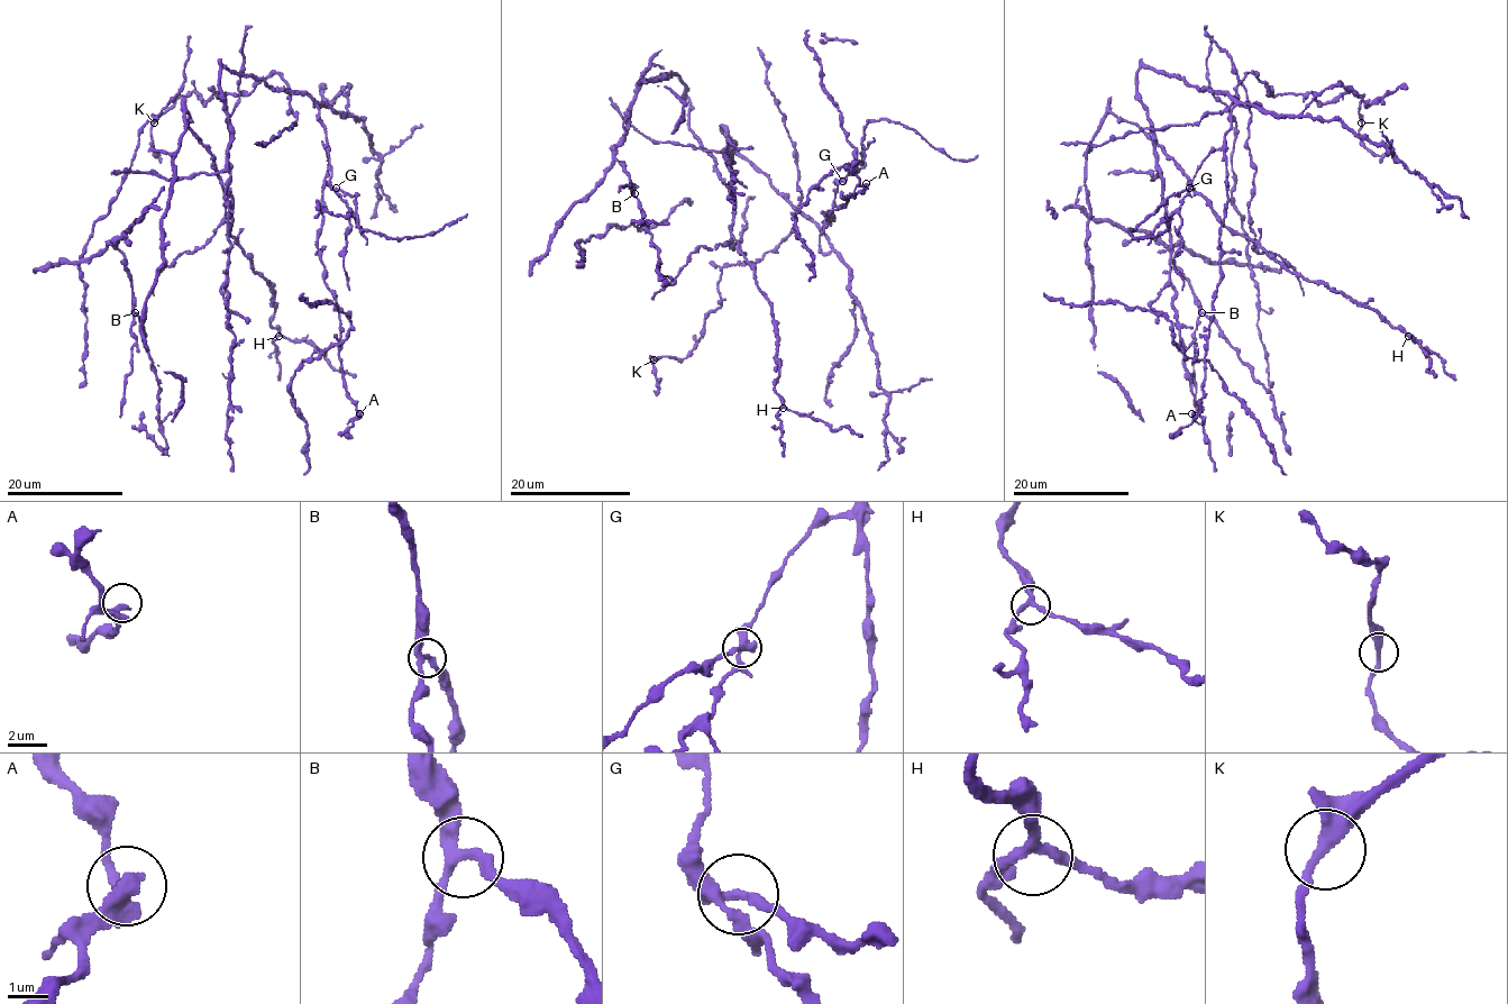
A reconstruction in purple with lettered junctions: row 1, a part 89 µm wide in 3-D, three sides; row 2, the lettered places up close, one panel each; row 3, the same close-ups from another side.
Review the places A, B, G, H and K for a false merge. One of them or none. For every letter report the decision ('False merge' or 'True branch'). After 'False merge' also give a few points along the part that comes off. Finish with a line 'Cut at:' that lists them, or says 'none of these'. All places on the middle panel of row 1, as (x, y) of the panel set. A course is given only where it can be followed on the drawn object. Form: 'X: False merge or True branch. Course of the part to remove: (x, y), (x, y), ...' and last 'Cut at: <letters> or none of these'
A: True branch
B: True branch
G: False merge. Course of the part to remove: (842, 180), (862, 163), (862, 129), (871, 121), (889, 120), (915, 129), (956, 161), (971, 161), (977, 154)
H: True branch
K: True branch
Cut at: G

